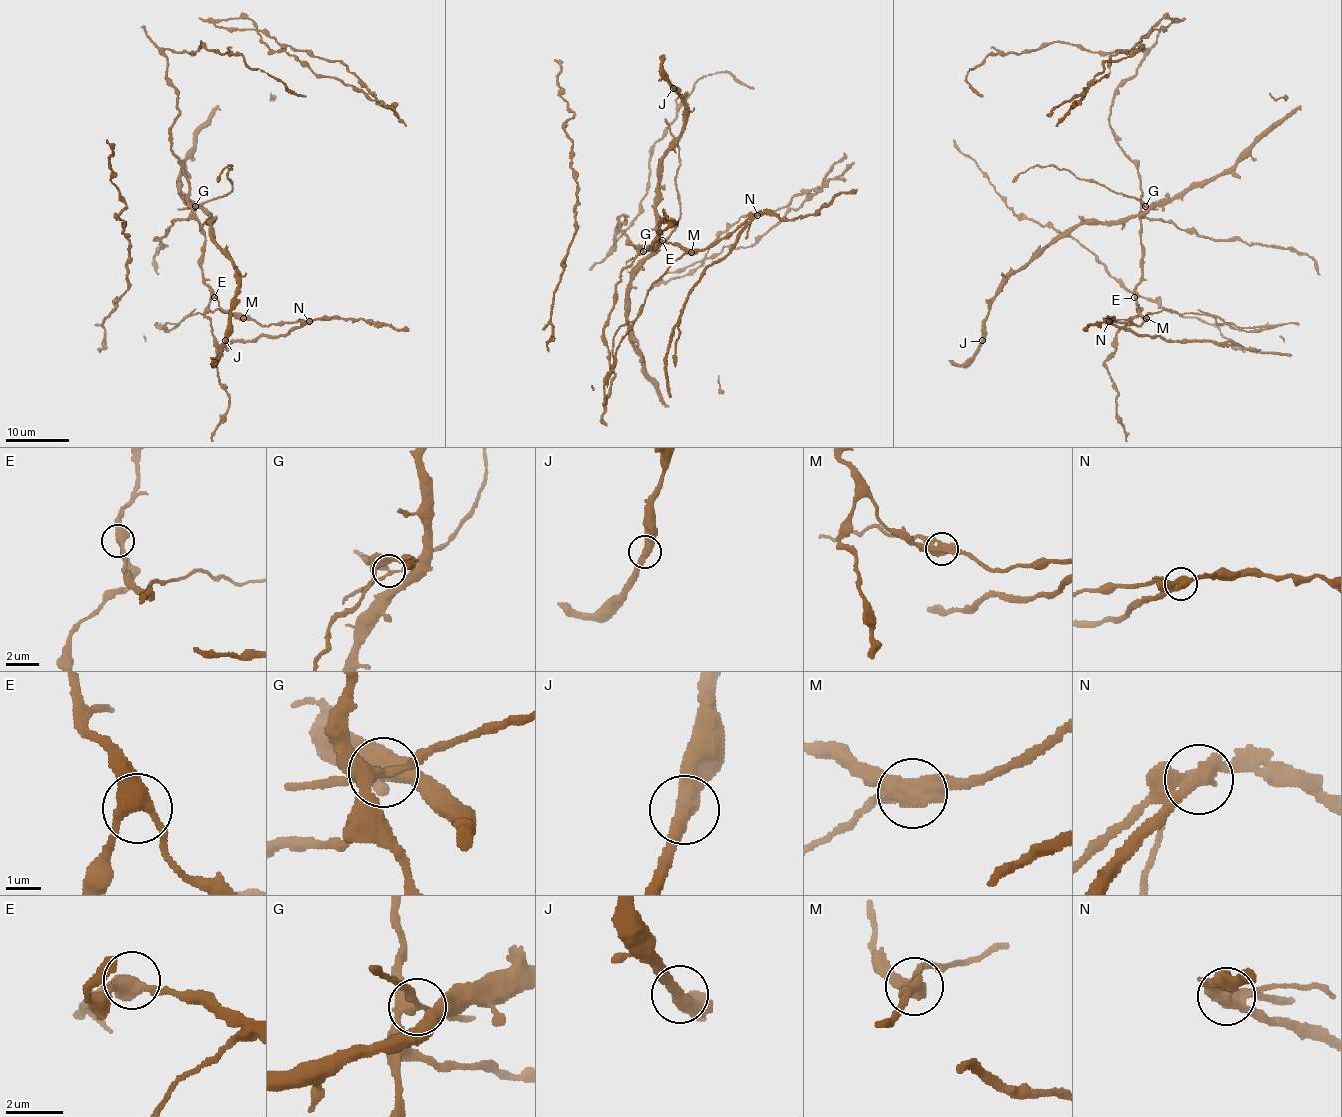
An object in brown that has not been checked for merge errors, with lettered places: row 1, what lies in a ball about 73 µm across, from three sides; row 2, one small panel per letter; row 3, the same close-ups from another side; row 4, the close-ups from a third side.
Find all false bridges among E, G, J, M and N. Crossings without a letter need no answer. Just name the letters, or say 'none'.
G, M, N

